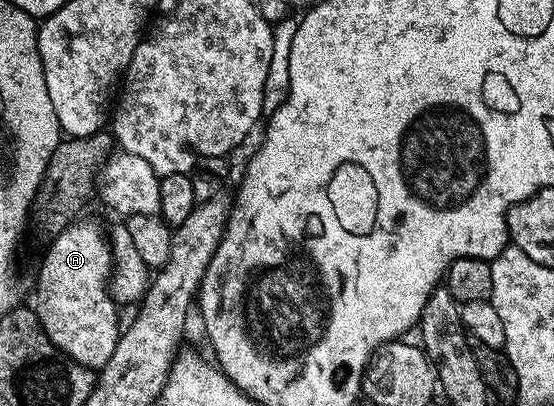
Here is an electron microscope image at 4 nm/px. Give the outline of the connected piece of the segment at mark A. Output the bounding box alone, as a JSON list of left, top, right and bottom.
[37,217,122,368]

